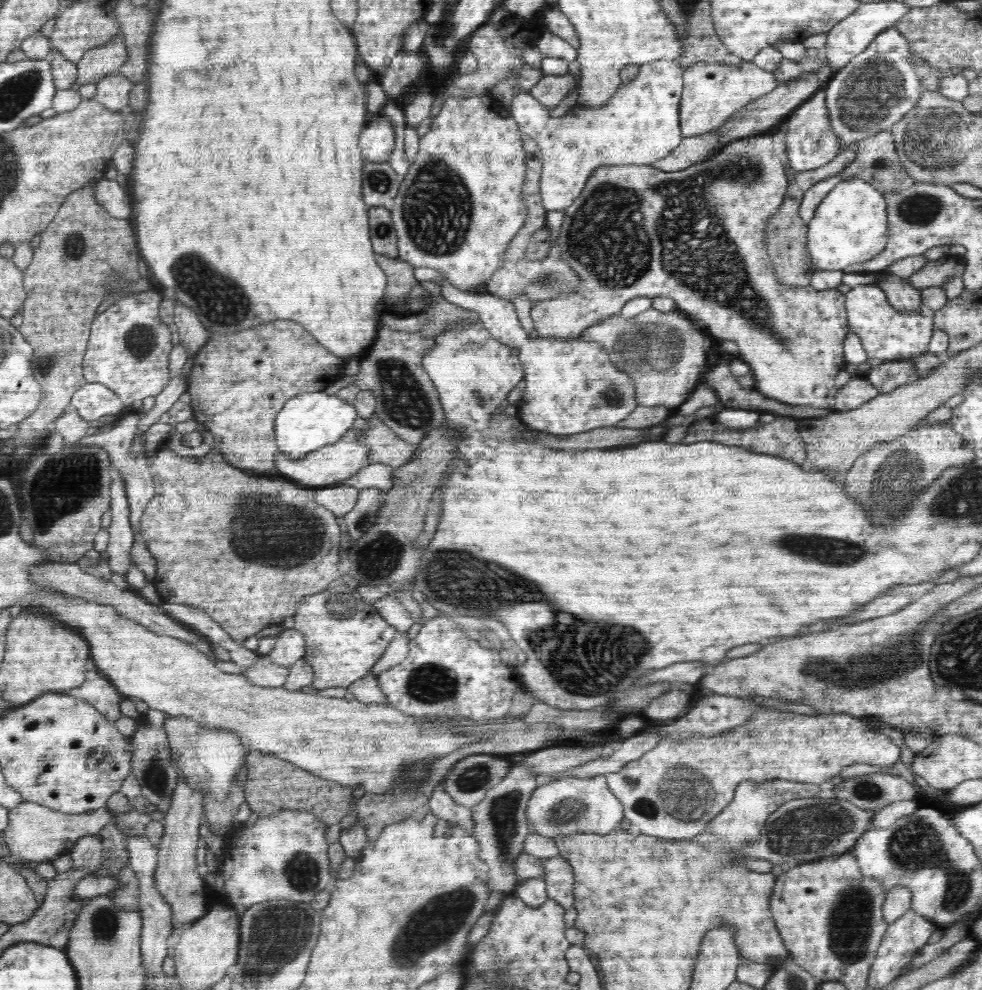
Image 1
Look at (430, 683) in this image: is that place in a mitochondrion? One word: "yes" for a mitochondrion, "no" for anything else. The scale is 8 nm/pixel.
yes

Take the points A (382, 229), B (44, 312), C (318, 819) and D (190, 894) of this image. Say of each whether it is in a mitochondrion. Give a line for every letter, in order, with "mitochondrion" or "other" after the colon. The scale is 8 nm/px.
A: mitochondrion
B: other
C: other
D: mitochondrion

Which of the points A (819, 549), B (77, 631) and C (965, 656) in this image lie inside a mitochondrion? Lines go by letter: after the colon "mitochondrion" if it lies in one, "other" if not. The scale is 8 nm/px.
A: mitochondrion
B: other
C: mitochondrion

